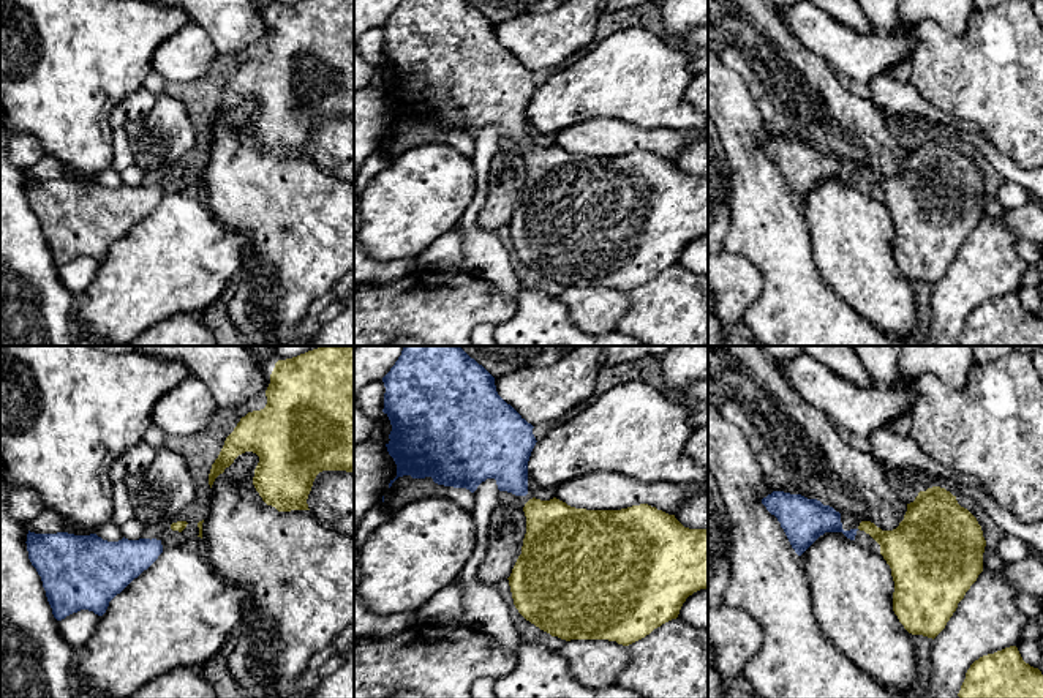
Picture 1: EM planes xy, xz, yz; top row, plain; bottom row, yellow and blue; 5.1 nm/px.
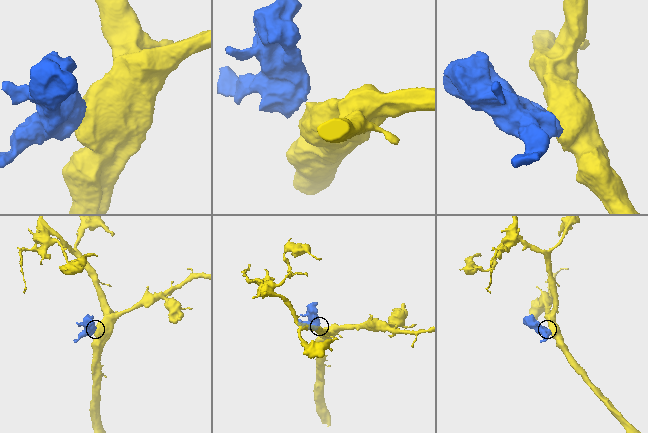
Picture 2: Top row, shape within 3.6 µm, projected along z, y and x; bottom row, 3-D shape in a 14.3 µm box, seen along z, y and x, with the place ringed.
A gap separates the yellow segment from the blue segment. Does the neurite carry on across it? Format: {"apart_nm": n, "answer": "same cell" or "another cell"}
{"apart_nm": 0, "answer": "same cell"}

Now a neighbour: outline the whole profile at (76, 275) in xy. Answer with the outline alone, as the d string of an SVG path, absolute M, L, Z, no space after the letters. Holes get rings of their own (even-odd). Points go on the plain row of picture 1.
M81 256L58 267L62 283L73 292L84 292L93 281L100 262L88 256Z

